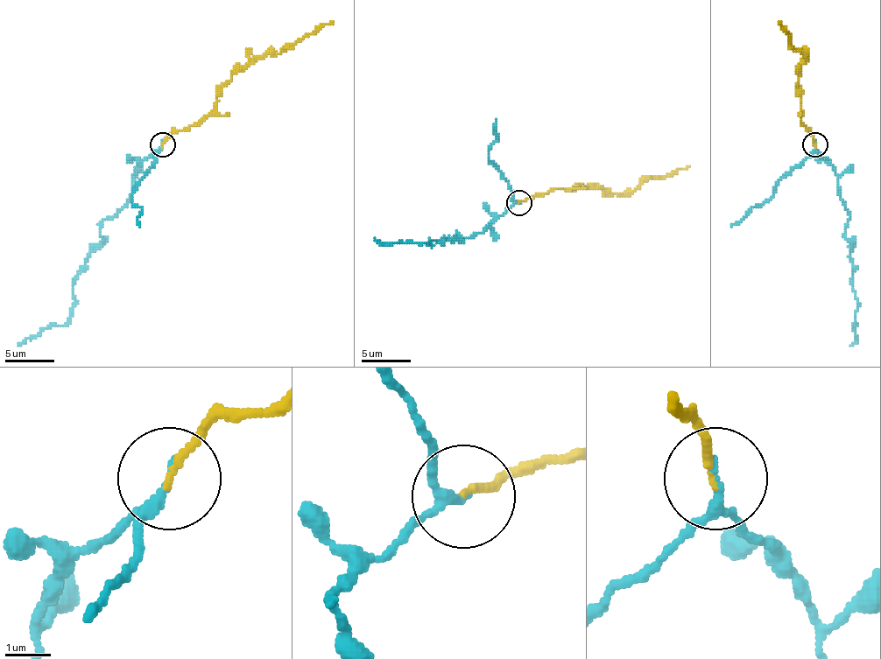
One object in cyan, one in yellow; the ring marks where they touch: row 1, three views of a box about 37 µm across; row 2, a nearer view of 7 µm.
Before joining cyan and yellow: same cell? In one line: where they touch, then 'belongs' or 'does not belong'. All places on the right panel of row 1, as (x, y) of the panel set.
(814, 144) | belongs

